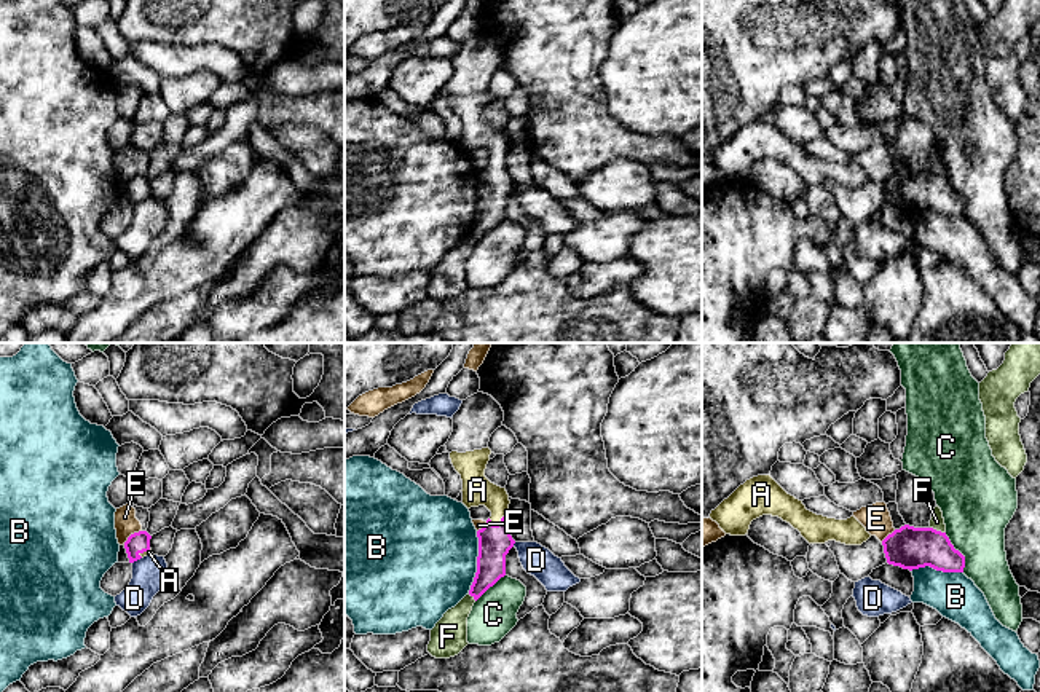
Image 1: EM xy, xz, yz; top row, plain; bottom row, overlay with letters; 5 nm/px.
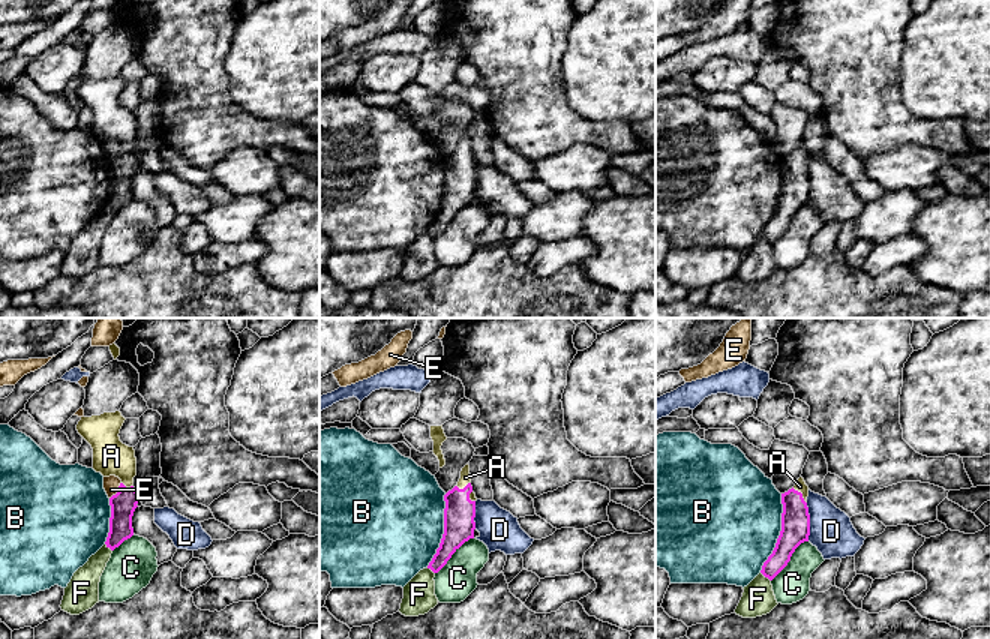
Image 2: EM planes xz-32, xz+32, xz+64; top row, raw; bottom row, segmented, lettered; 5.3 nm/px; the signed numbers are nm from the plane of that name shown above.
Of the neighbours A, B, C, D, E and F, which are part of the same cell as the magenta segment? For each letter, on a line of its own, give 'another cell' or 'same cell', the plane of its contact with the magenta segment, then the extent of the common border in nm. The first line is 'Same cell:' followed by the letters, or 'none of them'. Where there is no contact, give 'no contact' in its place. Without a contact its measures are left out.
Same cell: A
A: same cell; meets magenta in xz; contact 90 nm long
B: another cell; meets magenta in xz; contact 320 nm long
C: another cell; meets magenta in yz; contact 220 nm long
D: another cell; meets magenta in xy; contact 60 nm long
E: another cell; meets magenta in xy; contact 120 nm long
F: another cell; meets magenta in yz; contact 90 nm long

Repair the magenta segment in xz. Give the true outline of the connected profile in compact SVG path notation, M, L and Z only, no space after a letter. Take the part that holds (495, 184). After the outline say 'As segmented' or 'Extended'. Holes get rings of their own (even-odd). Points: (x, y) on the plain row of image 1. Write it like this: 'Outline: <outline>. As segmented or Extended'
Outline: M488 89L466 96L450 96L451 107L463 123L463 147L467 151L485 148L491 155L485 169L477 174L477 215L469 233L475 244L506 218L506 198L515 187L506 166L510 147L509 137L506 131L491 126L485 120L490 97Z. Extended

